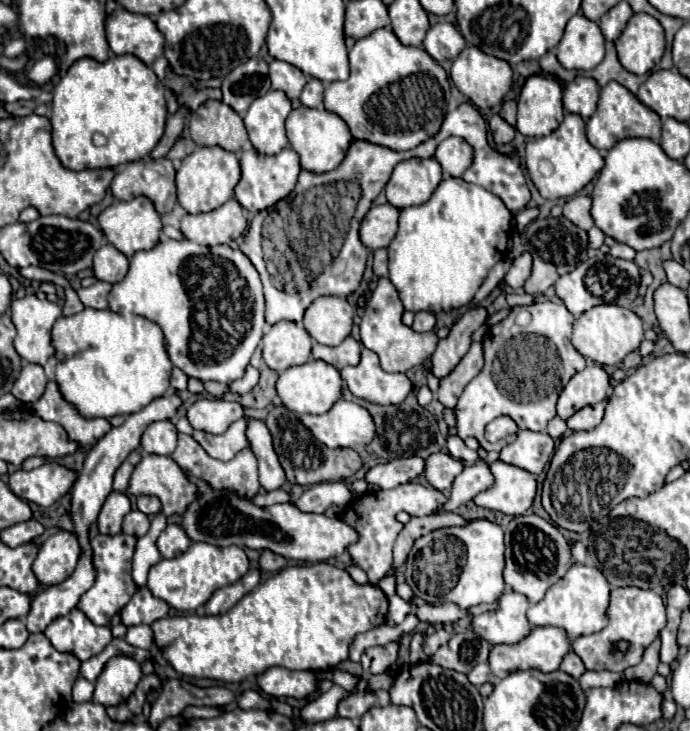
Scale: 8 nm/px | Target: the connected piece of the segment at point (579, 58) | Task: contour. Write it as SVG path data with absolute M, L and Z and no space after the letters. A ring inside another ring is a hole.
M584 14L572 16L556 50L560 64L568 70L592 70L604 60L604 52L600 26Z

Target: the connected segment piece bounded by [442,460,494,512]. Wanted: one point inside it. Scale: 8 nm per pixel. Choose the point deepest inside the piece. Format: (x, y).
(472, 480)

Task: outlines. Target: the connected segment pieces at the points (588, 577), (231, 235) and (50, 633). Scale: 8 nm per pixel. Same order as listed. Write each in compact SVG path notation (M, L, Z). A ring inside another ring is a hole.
M572 564L564 578L560 578L546 596L528 608L528 622L532 626L558 626L564 628L568 638L600 632L606 624L606 606L610 598L610 584L598 568Z
M232 198L220 208L206 214L186 214L182 218L182 234L204 246L230 244L234 242L246 228L248 220L244 216L244 208Z
M74 608L66 616L56 618L44 632L58 652L70 652L78 660L88 660L90 656L102 652L112 640L108 626L96 626Z

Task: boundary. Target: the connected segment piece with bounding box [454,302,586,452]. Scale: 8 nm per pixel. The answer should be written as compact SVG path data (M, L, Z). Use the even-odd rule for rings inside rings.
M534 302L530 306L512 308L506 320L488 328L482 340L486 364L482 372L464 388L454 408L458 436L474 436L484 450L500 452L516 436L506 436L492 444L484 438L484 426L502 414L512 416L520 430L546 432L546 424L556 416L556 400L560 390L576 372L586 368L586 358L570 342L572 326L574 316L564 304ZM520 310L528 310L532 314L528 326L516 324L516 314Z

